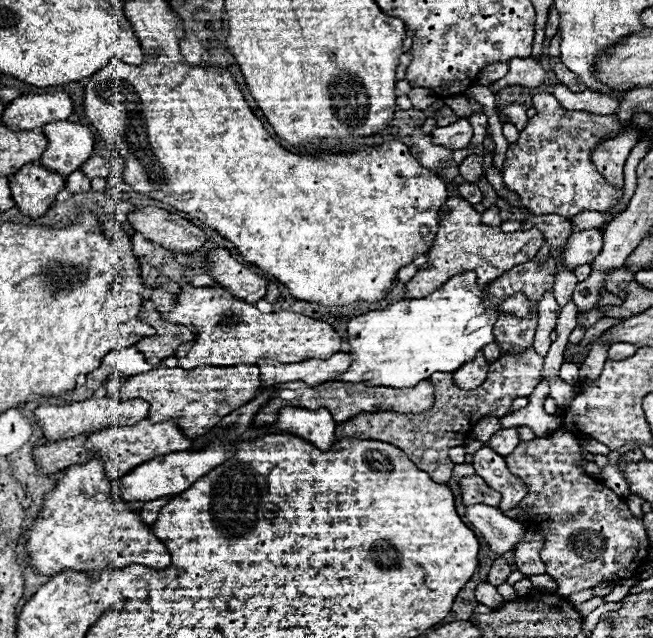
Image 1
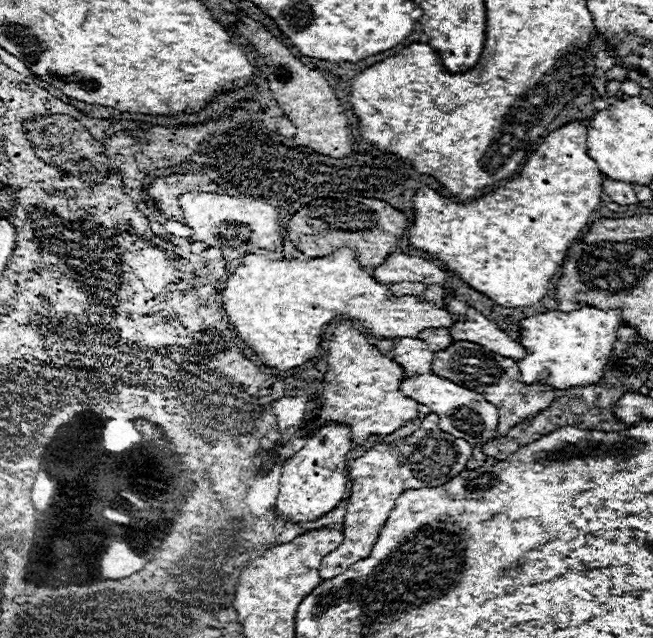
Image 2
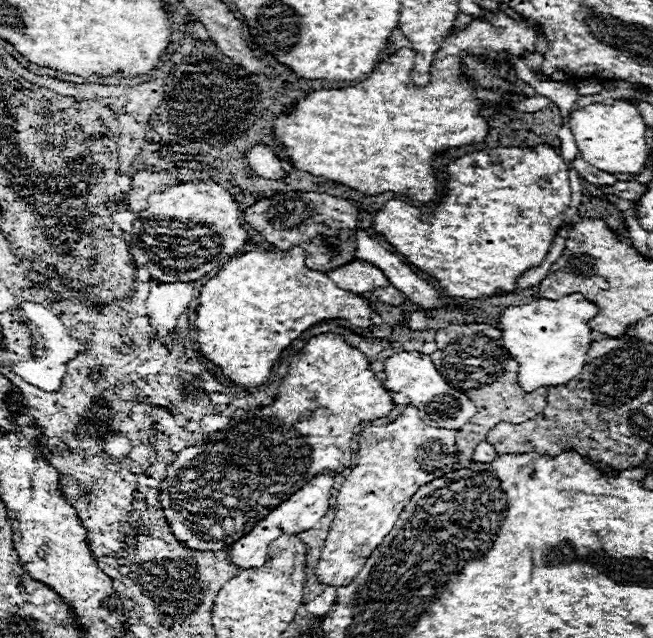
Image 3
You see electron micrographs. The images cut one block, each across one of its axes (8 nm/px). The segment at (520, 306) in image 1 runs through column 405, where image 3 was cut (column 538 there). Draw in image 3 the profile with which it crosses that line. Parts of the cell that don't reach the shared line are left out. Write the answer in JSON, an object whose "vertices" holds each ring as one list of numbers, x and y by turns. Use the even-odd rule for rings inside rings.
{"vertices":[[570,294,560,300,538,298,524,306,510,306,500,314,502,344,518,362,518,382,524,392,540,386,562,386,586,366,586,354,592,344,588,322,598,314,598,306,580,294]]}

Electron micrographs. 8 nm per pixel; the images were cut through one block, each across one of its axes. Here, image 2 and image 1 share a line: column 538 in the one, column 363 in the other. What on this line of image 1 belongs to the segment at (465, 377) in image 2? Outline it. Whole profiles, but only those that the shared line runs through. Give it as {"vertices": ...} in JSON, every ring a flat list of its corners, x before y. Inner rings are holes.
{"vertices":[[328,380,322,382,318,386,308,386,304,382,292,382,292,384,278,384,274,386,276,394,272,394,272,398,266,402,266,406,262,406,256,416,252,426,254,428,262,428,262,426,272,426,276,420,276,414,286,408,306,408,306,410,318,410,320,406,328,408,334,416,336,422,344,422,360,412,374,412,380,408,392,408,396,412,404,412,404,414,420,414,424,410,428,410,432,406,432,384,428,380,416,384,414,388,388,388,388,386,364,386,364,384,352,384,352,382,338,382,338,380]]}

